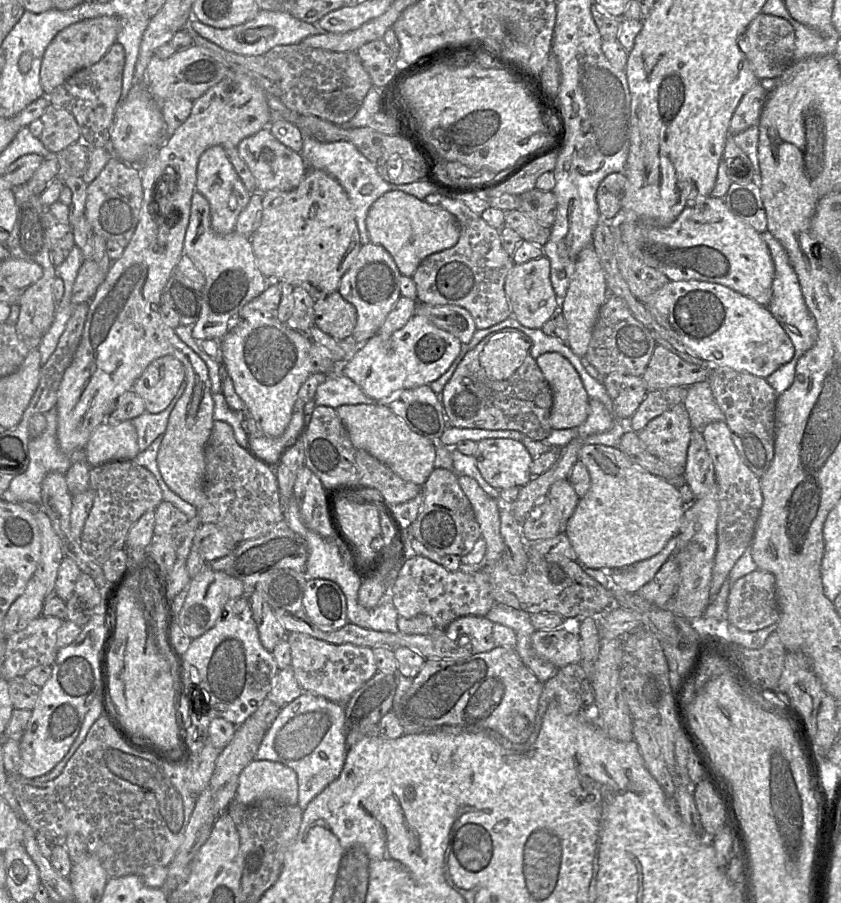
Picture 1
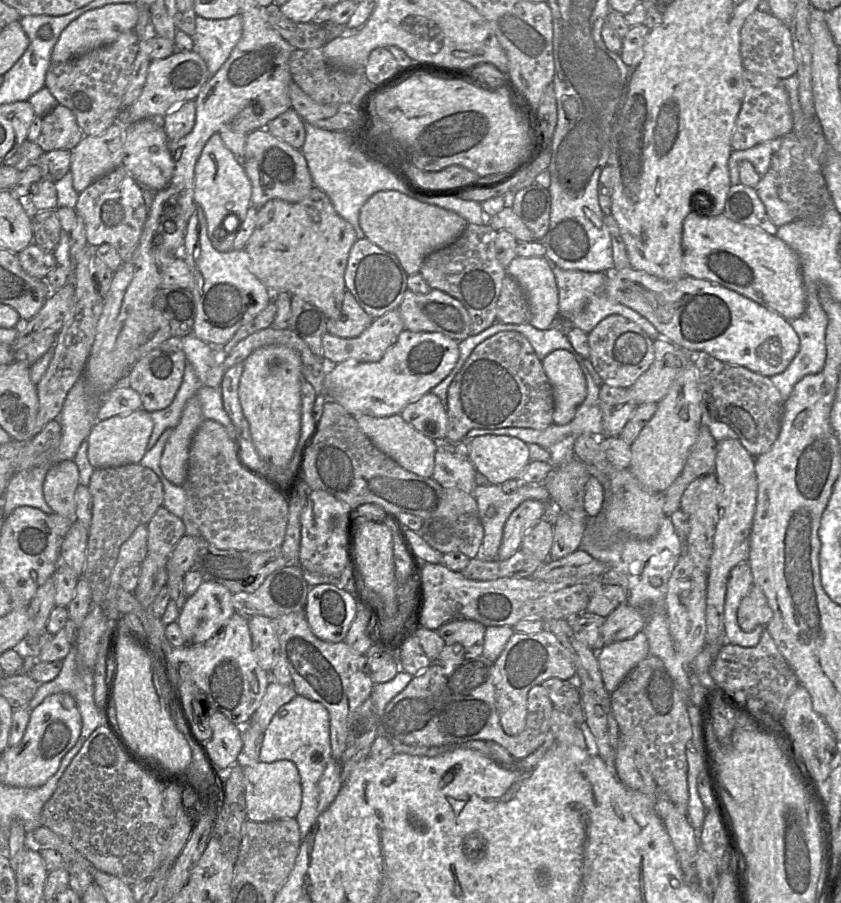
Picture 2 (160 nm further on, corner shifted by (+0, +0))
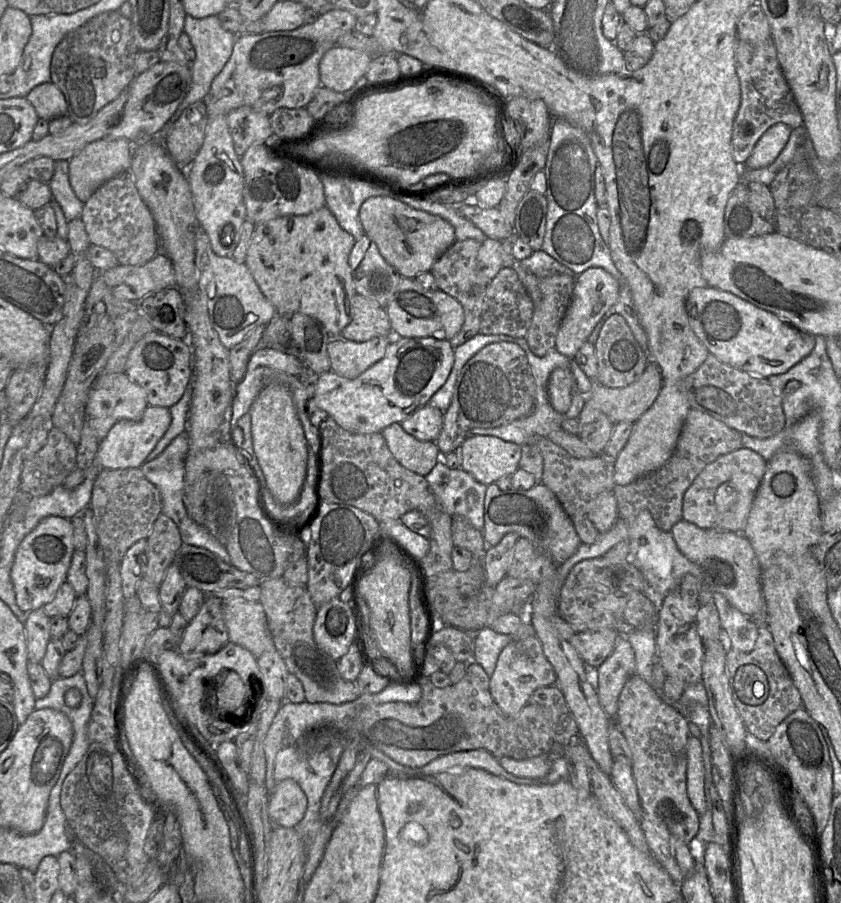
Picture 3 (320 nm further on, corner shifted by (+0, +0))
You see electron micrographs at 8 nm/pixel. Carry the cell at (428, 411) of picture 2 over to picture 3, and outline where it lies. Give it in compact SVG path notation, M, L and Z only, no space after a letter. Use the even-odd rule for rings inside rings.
M427 404L404 420L401 426L420 441L436 441L443 426L443 414L443 411Z

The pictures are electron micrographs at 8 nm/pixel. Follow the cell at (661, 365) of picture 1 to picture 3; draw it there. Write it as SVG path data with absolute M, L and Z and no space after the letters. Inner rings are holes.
M649 361L641 377L623 388L596 384L587 395L592 406L601 410L613 424L636 422L654 403L662 387L659 366Z

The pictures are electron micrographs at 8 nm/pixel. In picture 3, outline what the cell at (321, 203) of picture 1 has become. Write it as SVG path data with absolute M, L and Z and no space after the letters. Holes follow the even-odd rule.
M323 206L309 214L282 216L255 225L244 263L277 314L290 316L302 313L311 316L320 321L332 337L340 337L351 321L352 299L356 294L349 265L349 255L355 242L355 238L339 225L327 206Z

